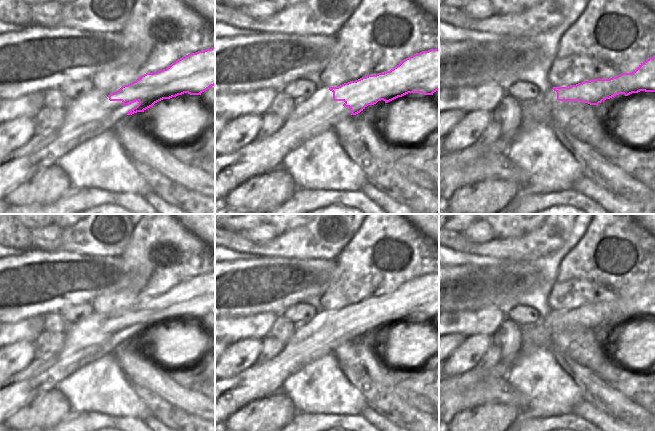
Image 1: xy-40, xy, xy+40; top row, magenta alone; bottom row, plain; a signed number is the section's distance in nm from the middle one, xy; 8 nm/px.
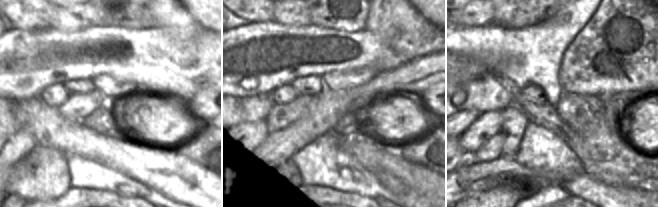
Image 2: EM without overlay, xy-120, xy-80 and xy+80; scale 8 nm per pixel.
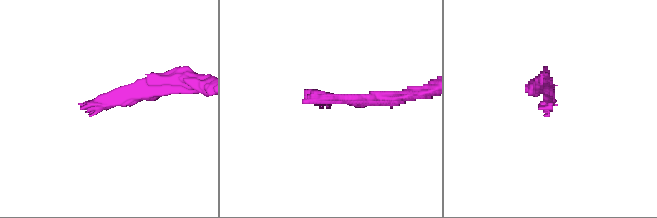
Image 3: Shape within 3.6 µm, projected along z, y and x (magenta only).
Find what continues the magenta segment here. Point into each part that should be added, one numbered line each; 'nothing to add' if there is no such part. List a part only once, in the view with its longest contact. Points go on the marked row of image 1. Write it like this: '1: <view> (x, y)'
1: xy-40 (90, 115)

